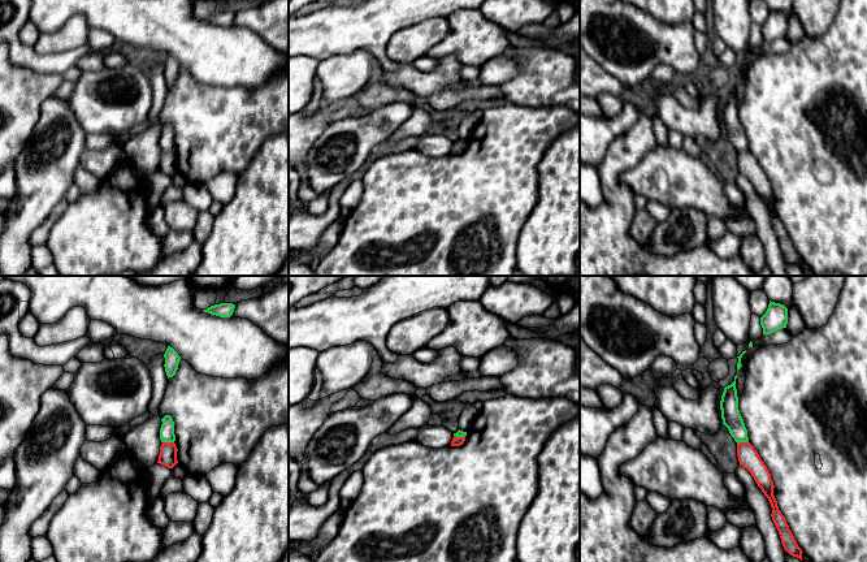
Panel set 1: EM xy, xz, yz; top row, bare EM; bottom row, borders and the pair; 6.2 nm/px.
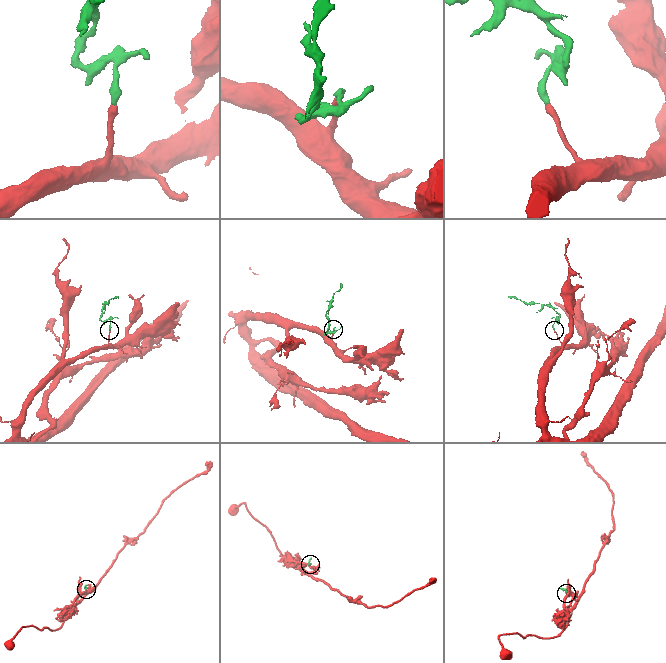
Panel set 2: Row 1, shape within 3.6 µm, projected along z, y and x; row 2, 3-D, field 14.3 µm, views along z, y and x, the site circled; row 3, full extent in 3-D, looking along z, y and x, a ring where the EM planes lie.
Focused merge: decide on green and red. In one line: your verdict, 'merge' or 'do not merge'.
merge

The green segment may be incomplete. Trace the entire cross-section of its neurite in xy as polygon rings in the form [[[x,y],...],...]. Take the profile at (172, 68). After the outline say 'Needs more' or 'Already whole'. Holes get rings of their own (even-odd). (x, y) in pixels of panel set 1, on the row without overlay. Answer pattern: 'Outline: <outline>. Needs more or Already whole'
Outline: [[[168,55],[168,57],[164,62],[164,66],[165,66],[164,75],[165,75],[166,85],[168,85],[168,87],[173,86],[178,78],[181,65],[173,56]]]. Already whole

